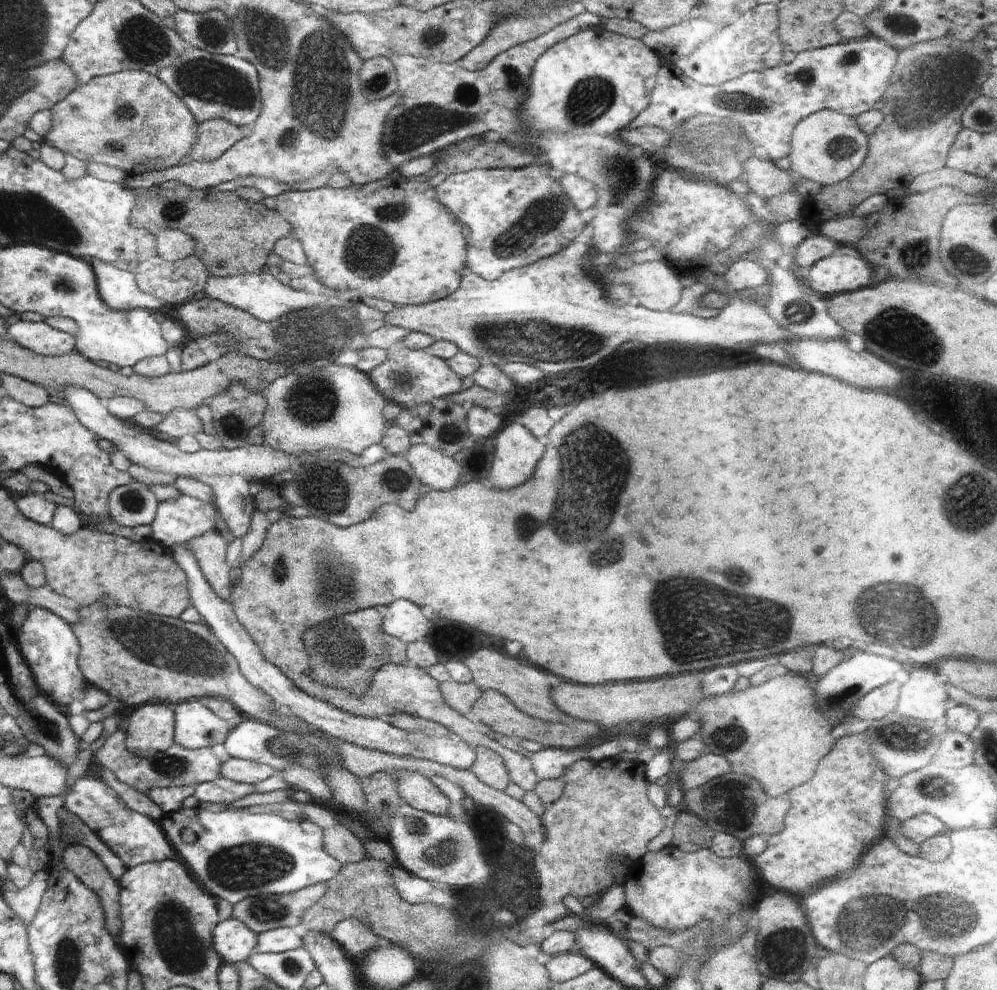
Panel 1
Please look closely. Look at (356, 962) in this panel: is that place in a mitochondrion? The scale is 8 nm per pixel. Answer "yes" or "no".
no

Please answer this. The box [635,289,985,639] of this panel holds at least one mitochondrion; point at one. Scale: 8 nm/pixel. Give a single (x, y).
(913, 340)

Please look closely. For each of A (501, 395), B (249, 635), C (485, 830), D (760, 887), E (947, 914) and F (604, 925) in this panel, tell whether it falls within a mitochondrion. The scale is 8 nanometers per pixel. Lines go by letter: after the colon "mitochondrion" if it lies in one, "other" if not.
A: other
B: other
C: other
D: other
E: mitochondrion
F: other

